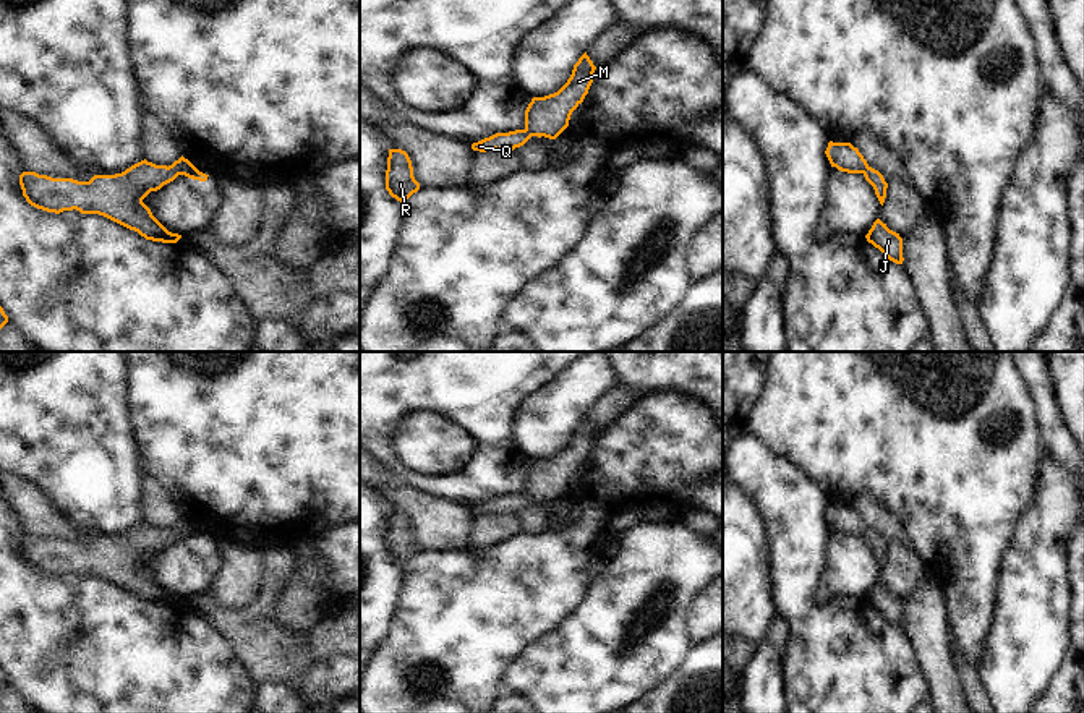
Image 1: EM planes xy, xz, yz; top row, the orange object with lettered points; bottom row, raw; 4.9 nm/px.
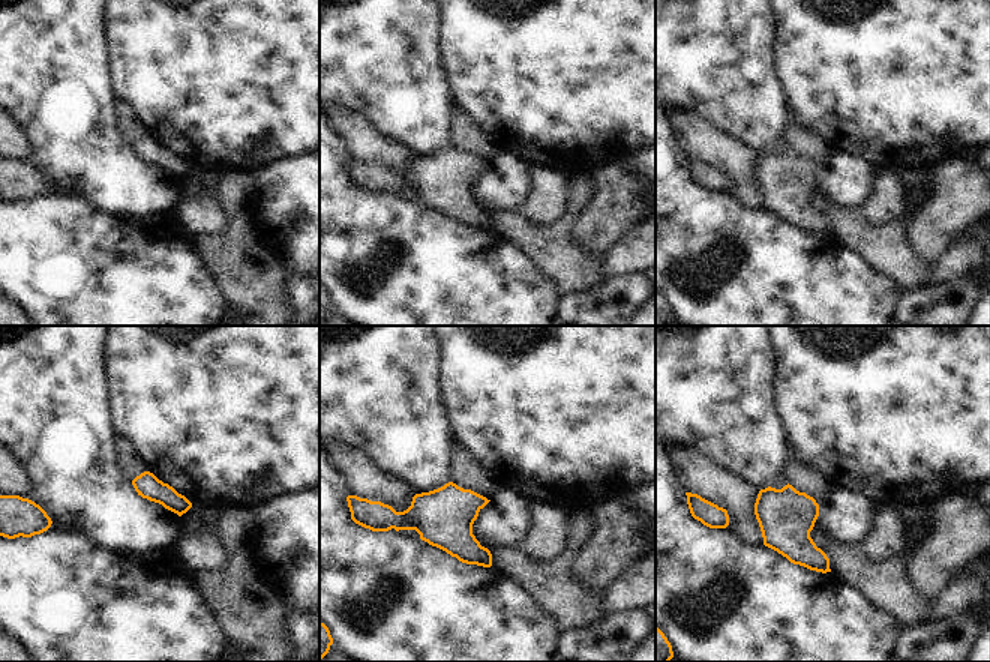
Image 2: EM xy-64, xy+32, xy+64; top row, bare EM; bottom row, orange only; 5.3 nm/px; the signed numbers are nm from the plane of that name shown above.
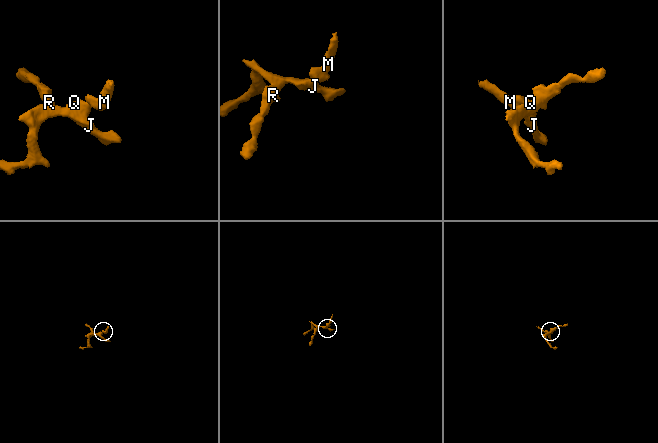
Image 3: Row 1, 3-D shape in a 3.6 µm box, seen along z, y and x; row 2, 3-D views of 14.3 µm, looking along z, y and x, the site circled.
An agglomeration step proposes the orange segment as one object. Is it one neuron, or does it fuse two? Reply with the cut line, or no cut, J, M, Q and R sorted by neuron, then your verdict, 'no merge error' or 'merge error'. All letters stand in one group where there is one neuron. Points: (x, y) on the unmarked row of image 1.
no cut | J M Q R | no merge error

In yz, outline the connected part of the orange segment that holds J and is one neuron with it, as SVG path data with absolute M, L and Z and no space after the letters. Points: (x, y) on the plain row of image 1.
M877 582L865 598L867 604L878 611L890 624L903 627L903 601Z

